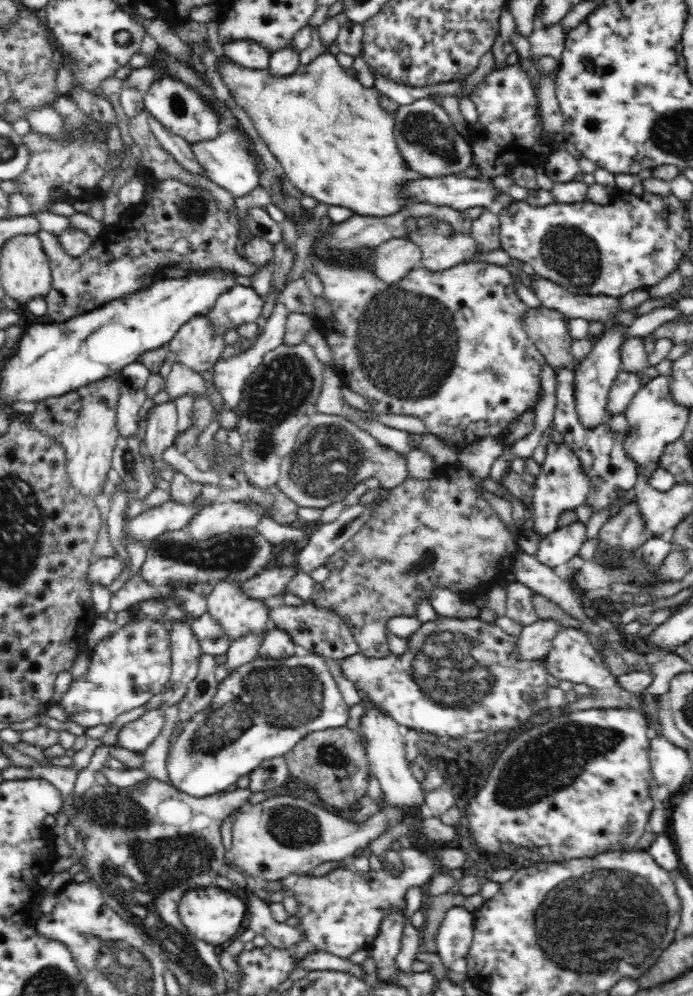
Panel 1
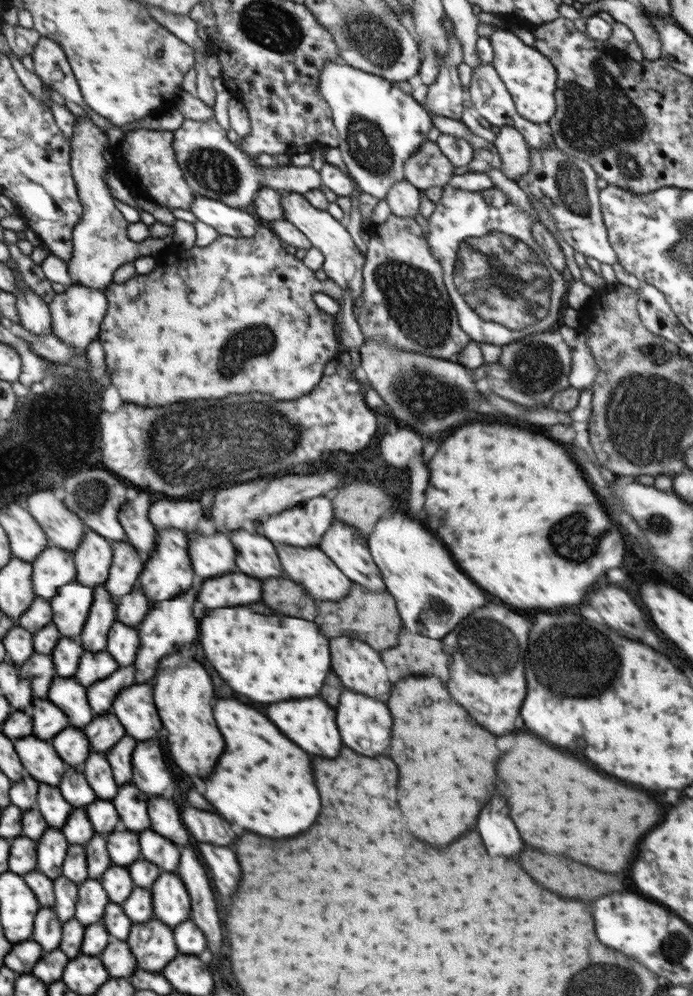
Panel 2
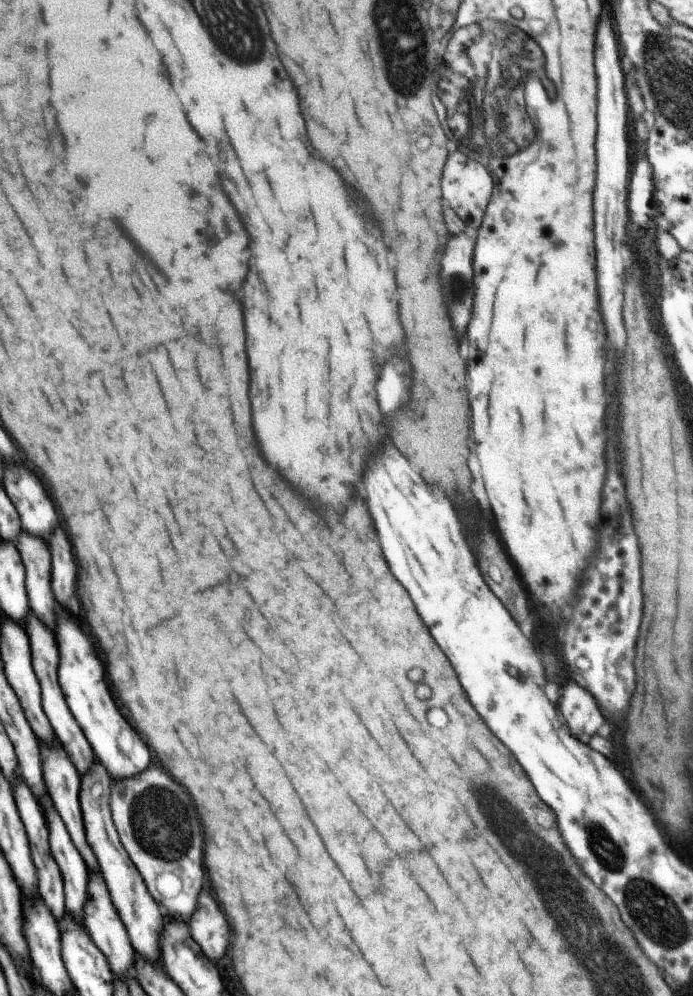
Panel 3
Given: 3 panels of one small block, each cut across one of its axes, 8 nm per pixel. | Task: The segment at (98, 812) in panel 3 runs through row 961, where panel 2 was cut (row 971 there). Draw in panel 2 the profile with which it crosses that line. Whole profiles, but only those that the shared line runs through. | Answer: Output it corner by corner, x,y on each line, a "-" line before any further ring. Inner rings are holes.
154,918
142,924
132,924
129,937
126,940
130,952
136,958
137,966
146,972
160,972
174,956
178,956
178,947
175,944
175,931
172,926

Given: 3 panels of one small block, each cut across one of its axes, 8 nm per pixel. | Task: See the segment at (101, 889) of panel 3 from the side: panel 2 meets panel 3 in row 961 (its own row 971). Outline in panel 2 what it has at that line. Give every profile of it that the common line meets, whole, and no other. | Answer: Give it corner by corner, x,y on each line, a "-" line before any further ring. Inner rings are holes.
111,939
99,956
112,978
129,978
138,968
136,958
126,941

